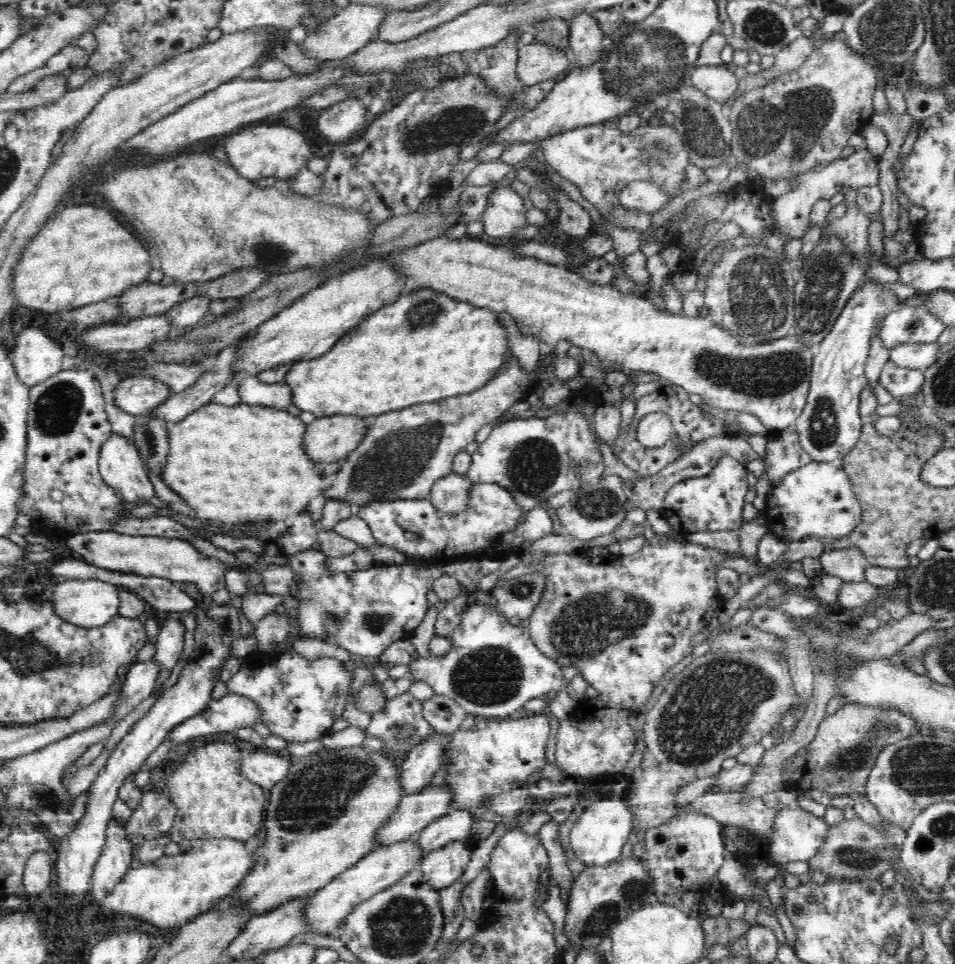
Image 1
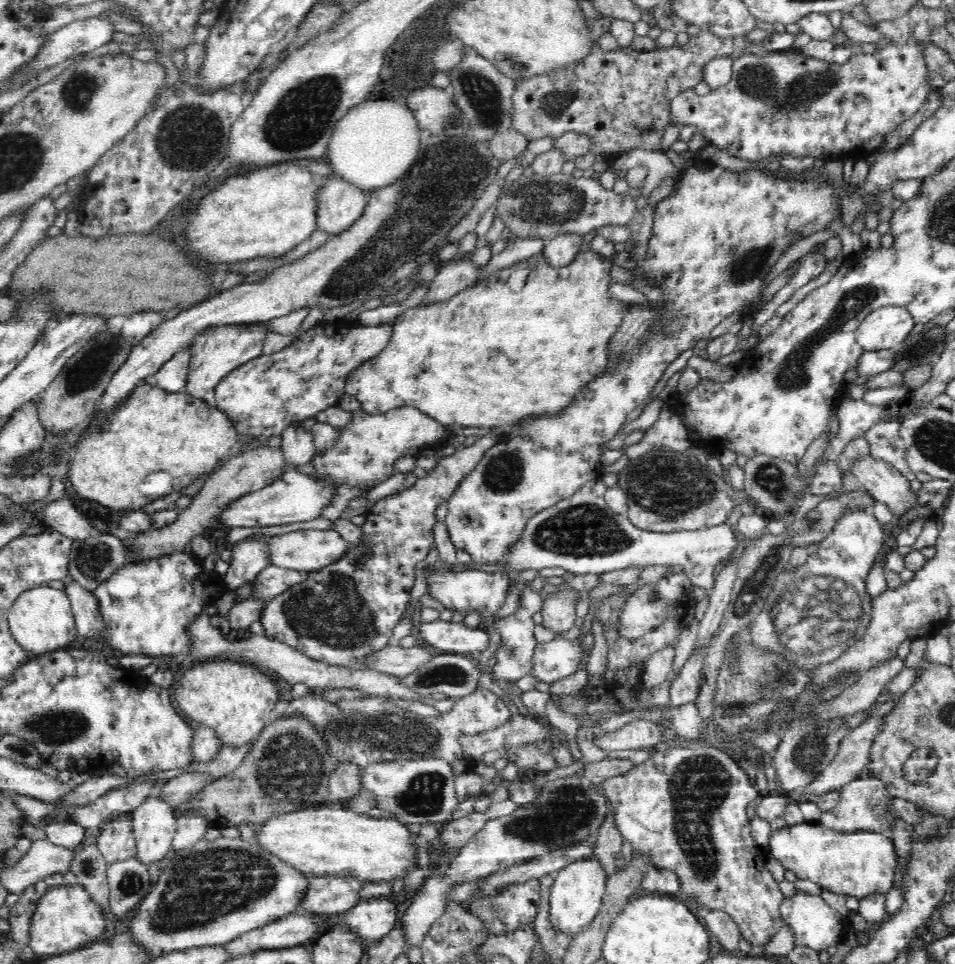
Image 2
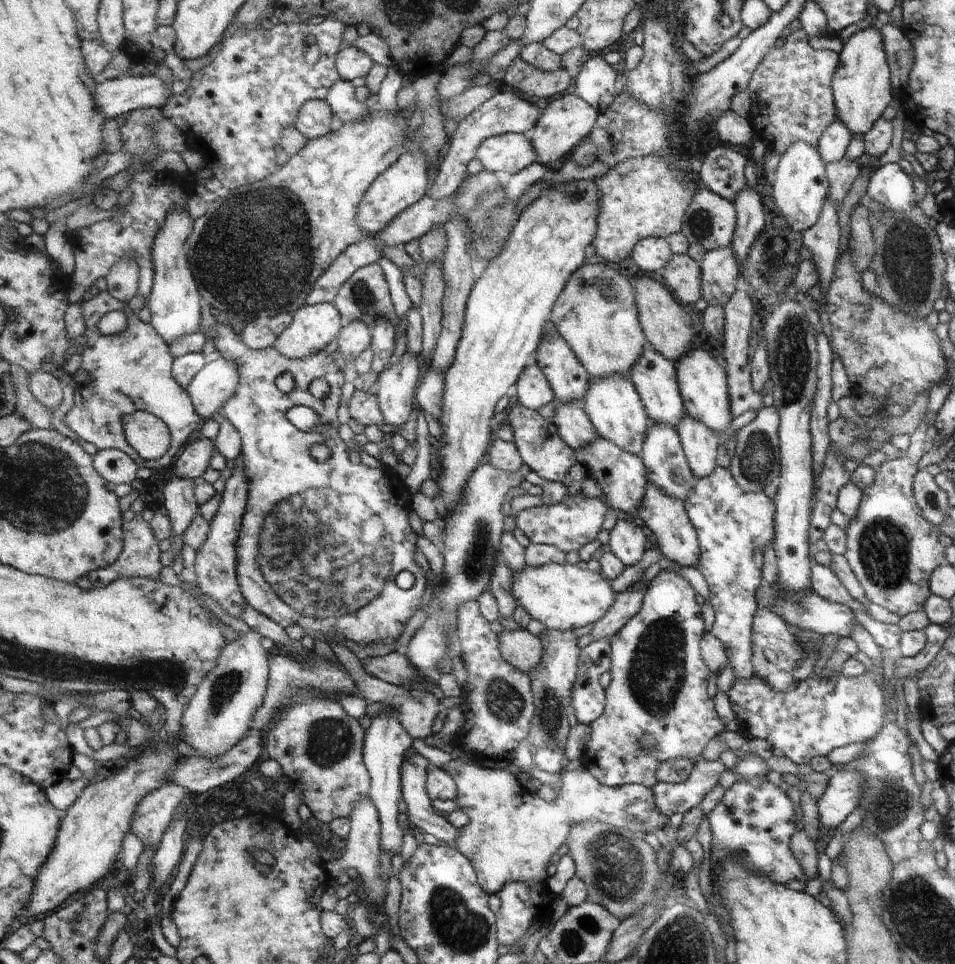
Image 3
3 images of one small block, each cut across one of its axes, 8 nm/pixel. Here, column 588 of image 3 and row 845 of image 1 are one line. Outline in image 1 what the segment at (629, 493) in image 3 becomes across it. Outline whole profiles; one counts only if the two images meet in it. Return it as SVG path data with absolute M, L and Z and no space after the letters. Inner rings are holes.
M467 839L443 845L434 852L426 854L418 864L428 886L436 891L448 888L457 878L462 876L470 860Z

